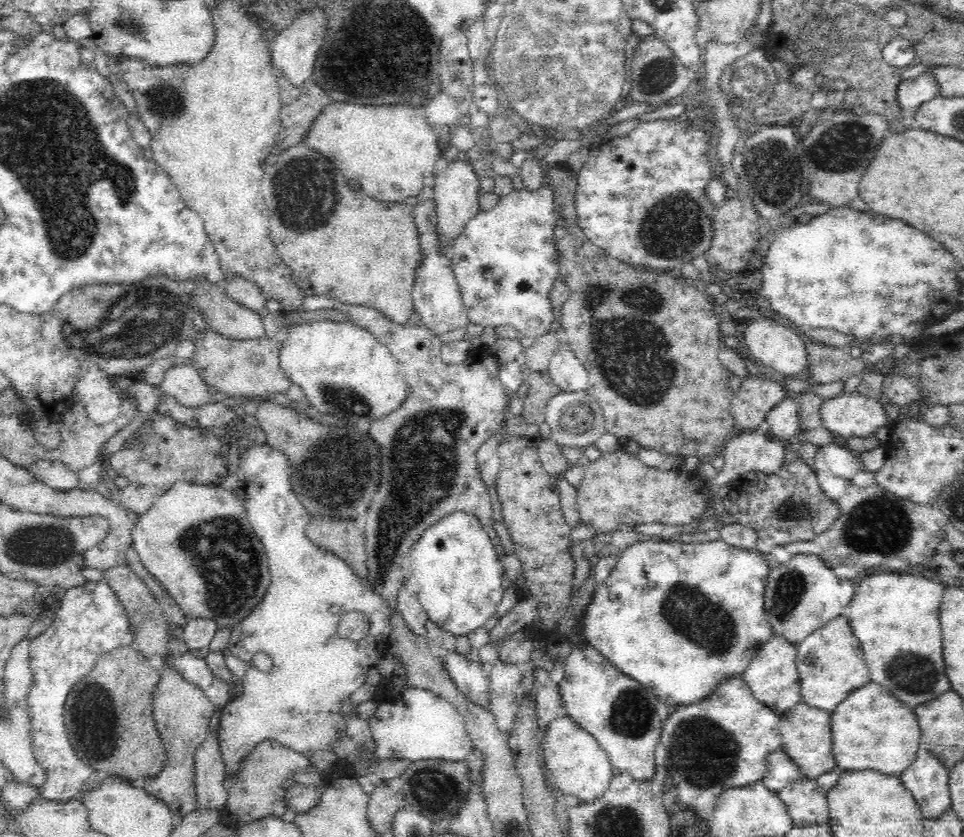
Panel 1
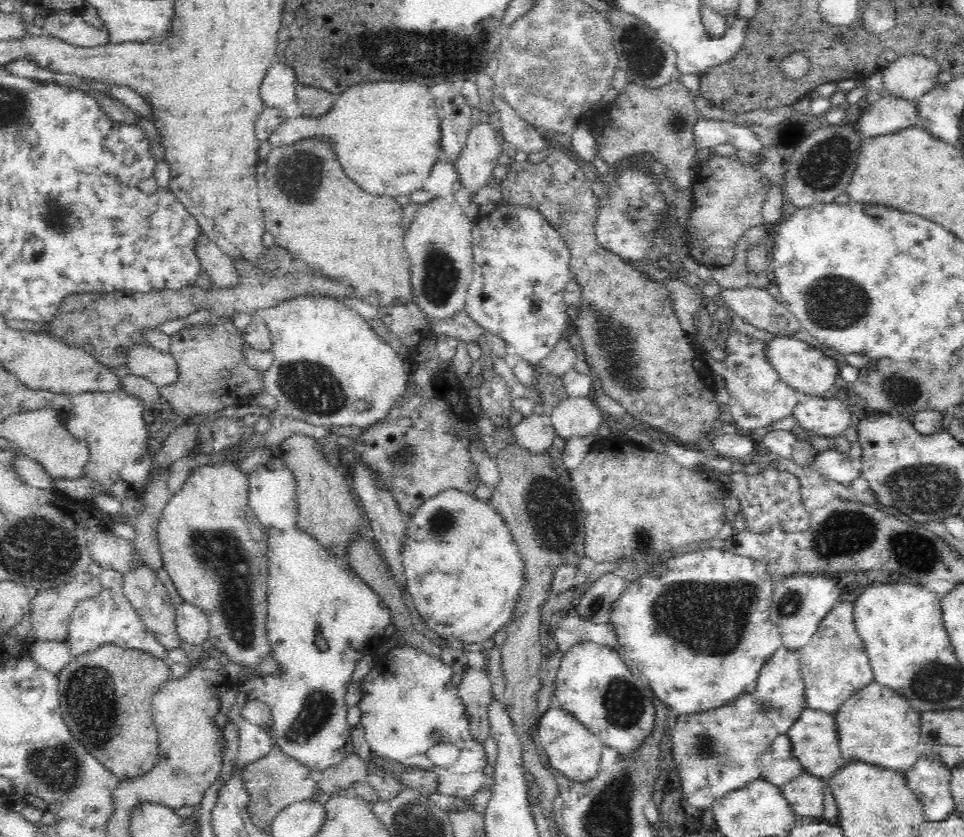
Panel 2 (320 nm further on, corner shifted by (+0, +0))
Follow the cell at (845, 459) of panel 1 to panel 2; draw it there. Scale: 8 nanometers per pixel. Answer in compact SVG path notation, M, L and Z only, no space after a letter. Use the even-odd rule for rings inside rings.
M834 449L819 451L812 462L812 467L820 479L834 480L847 486L861 475L859 465L849 454Z

